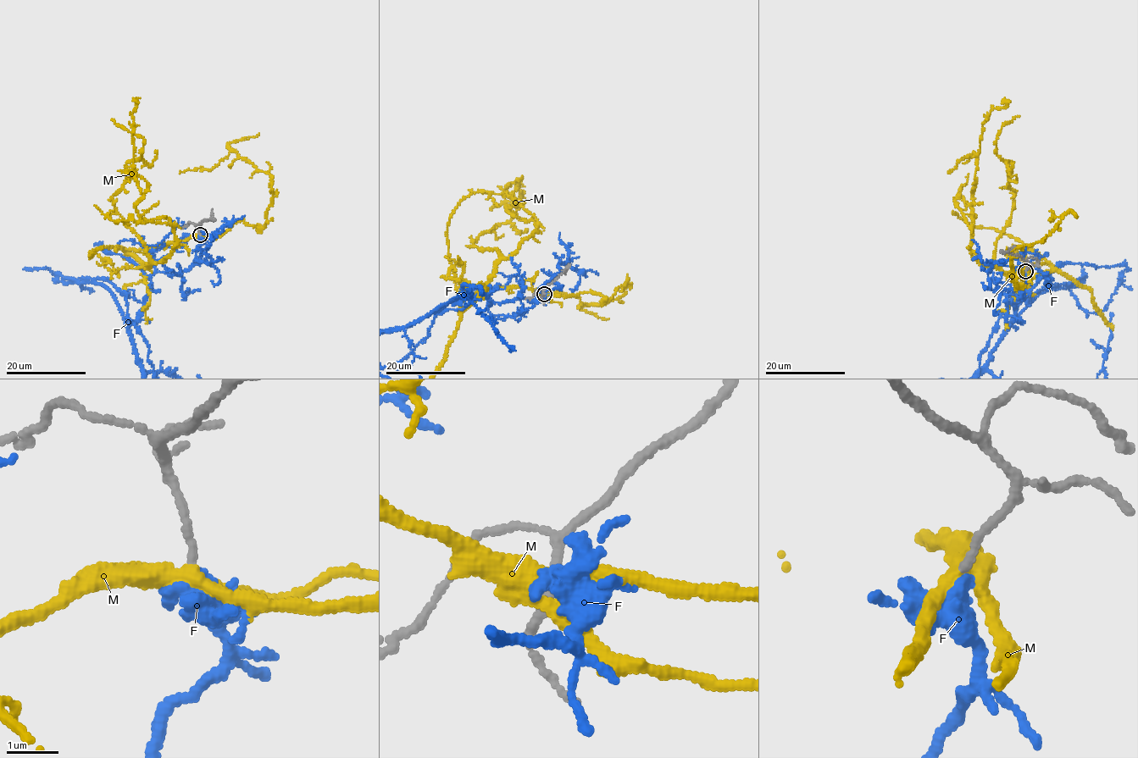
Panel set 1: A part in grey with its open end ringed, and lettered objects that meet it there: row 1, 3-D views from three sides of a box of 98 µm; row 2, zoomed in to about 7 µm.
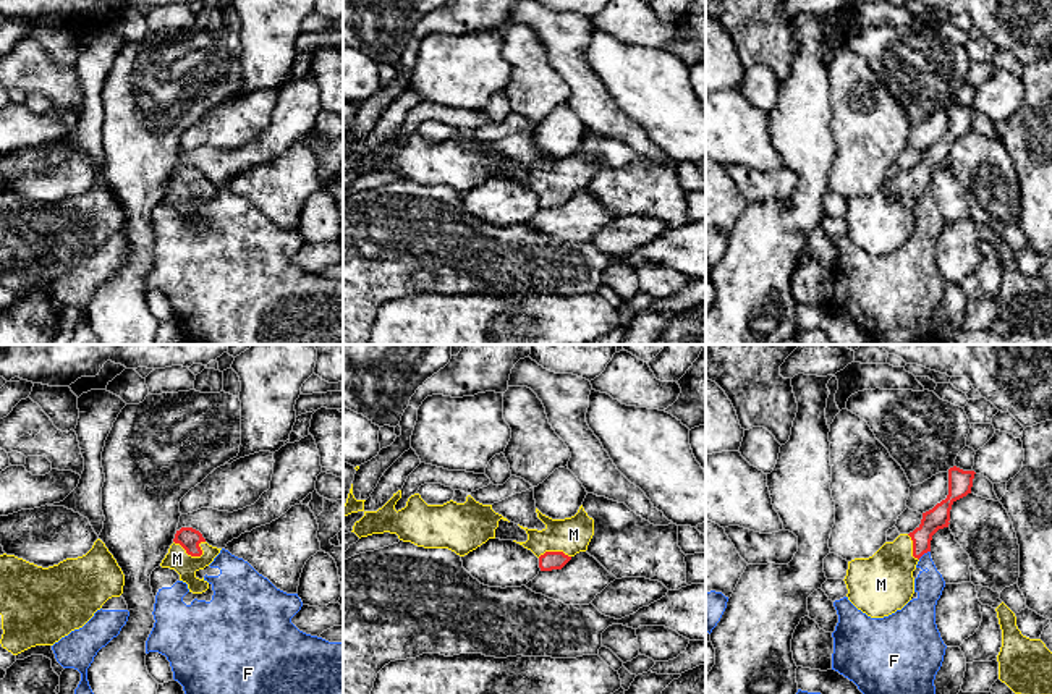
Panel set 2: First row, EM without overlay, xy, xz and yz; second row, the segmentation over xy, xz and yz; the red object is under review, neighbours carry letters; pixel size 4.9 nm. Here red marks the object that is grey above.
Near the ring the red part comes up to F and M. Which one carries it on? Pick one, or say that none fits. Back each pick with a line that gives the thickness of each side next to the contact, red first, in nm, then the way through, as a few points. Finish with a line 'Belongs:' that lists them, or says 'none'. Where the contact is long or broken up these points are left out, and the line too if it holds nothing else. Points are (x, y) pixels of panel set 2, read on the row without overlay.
M: 110 nm thick on the red side, 120 nm on the other; runs through xy (188, 175), (188, 191), (177, 196)
Belongs: M

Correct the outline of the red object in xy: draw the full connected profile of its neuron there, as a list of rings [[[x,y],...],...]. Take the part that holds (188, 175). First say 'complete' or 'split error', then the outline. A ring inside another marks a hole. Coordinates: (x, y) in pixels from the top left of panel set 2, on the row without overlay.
split error; [[[181,165],[160,204],[175,207],[180,218],[188,222],[189,230],[202,231],[209,226],[209,220],[204,215],[199,217],[196,210],[209,204],[220,188],[209,183],[199,168]]]

